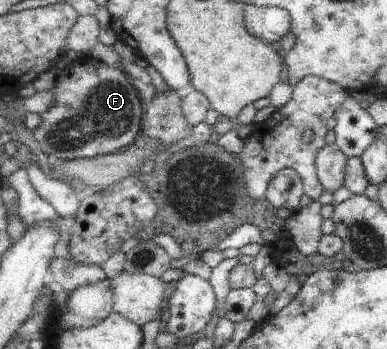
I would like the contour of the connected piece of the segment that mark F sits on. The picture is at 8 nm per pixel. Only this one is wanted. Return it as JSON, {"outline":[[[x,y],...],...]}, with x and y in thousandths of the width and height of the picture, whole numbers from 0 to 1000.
{"outline":[[[204,169],[202,181],[204,195],[191,212],[155,209],[152,235],[137,261],[147,287],[124,318],[106,324],[109,358],[85,375],[116,453],[181,461],[292,441],[333,424],[367,375],[372,295],[333,215],[307,186],[274,189],[248,169]]]}

